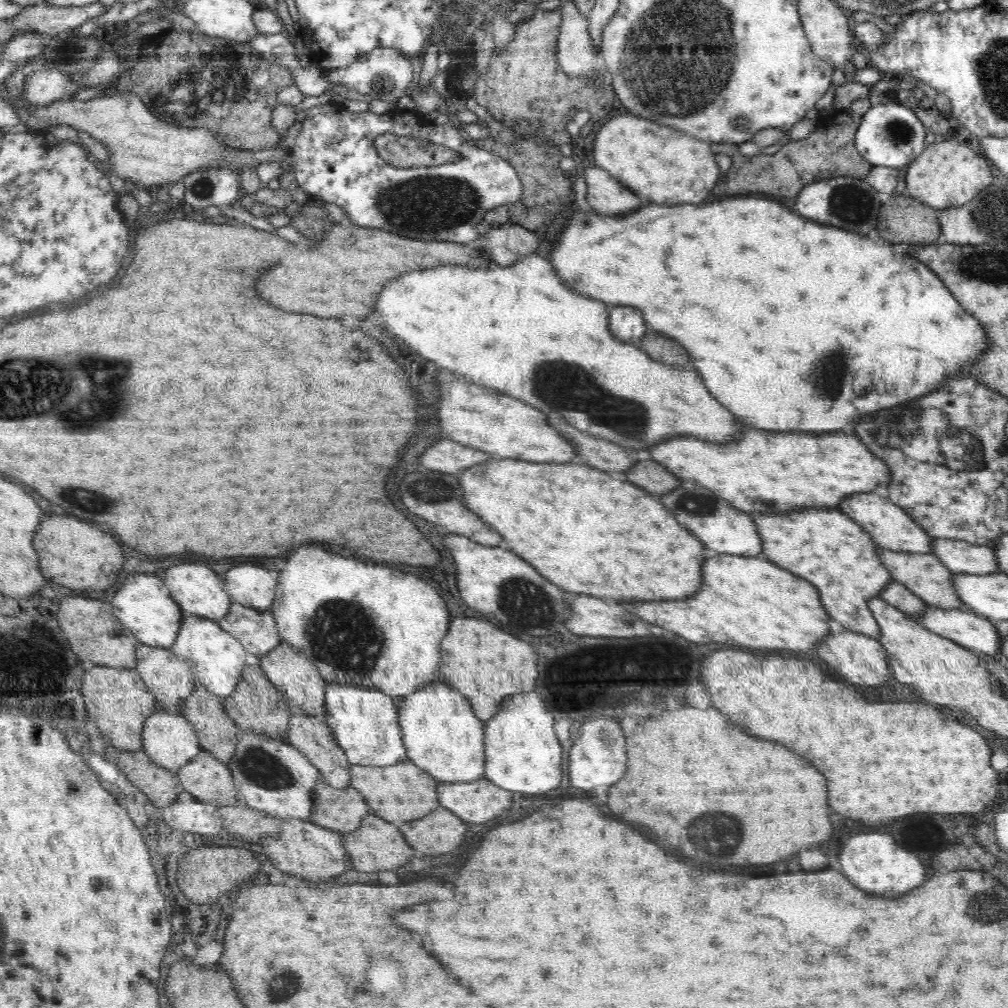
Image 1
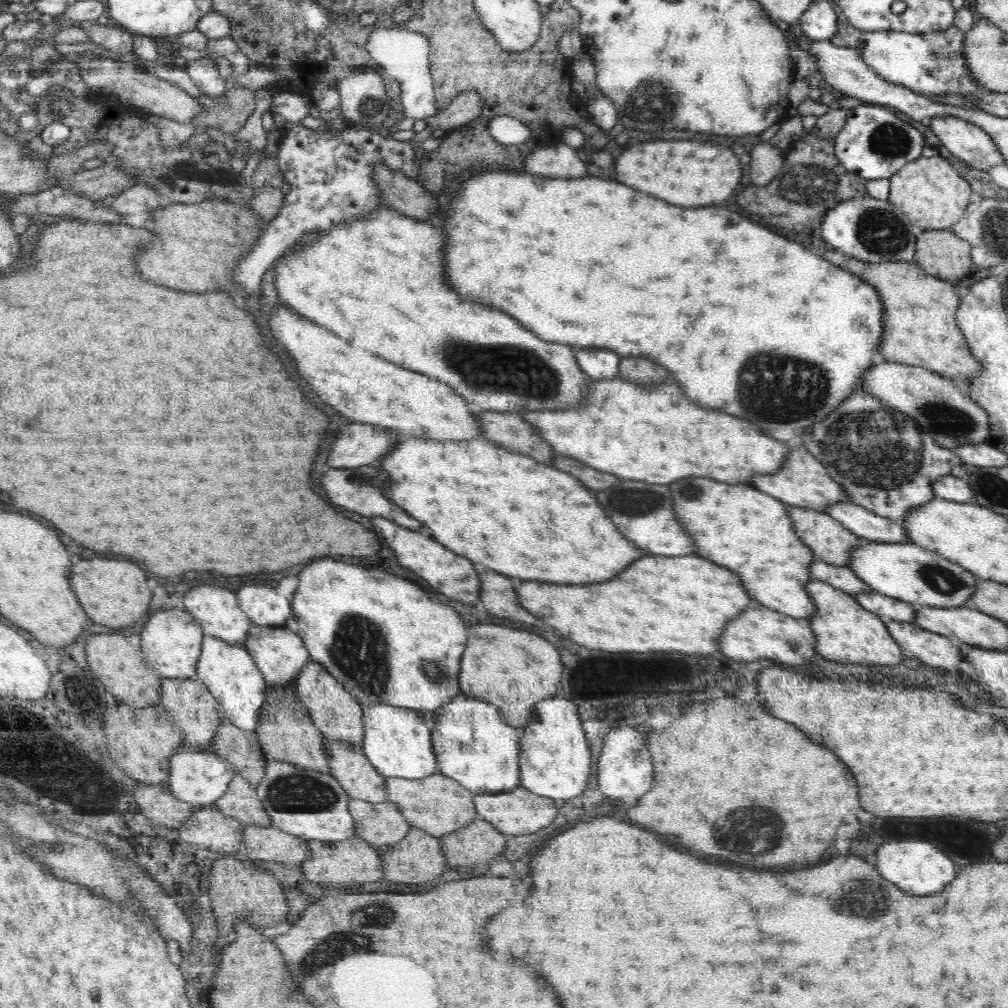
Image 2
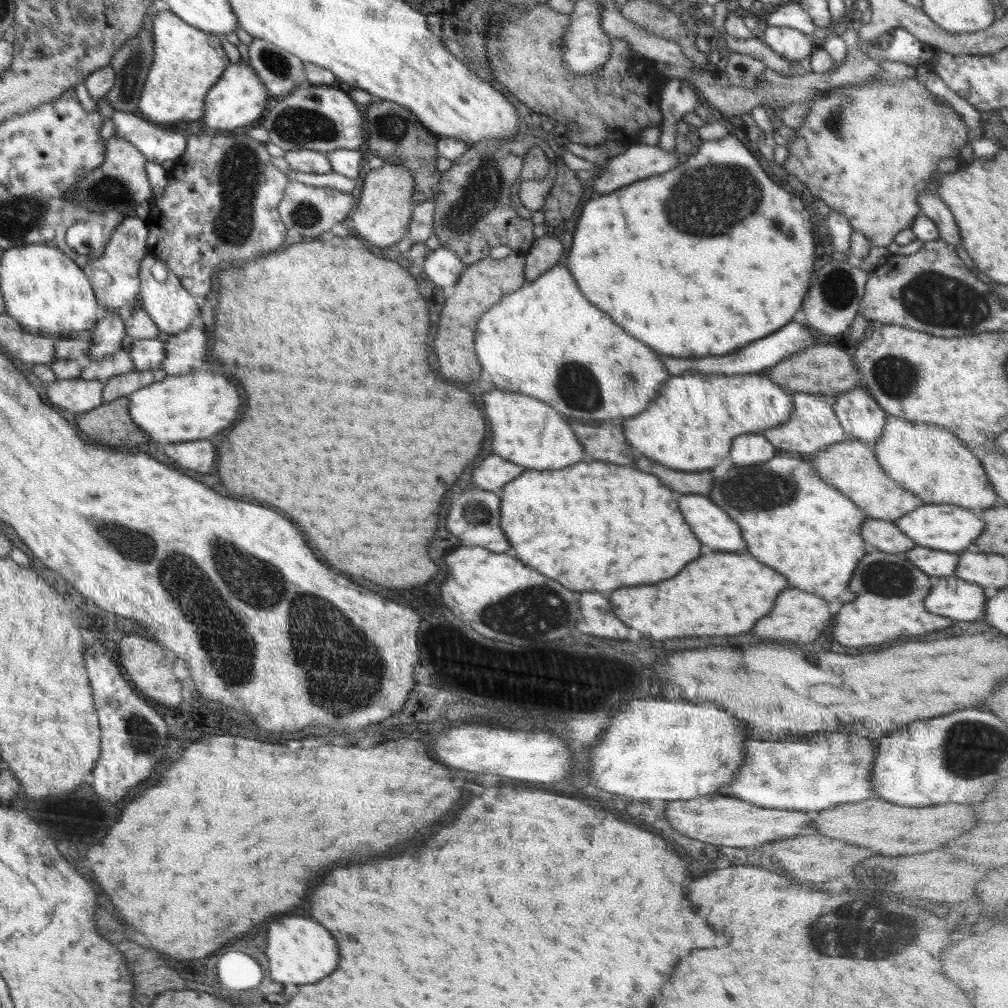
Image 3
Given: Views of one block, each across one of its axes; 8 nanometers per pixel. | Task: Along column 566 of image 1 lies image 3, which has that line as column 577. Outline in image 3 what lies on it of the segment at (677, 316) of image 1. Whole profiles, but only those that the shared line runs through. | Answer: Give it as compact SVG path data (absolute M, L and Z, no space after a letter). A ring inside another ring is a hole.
M729 134L722 140L704 142L672 170L587 202L566 266L588 302L656 352L688 359L700 352L702 356L722 356L748 346L748 340L776 332L800 310L814 266L808 207L776 186L743 142Z

